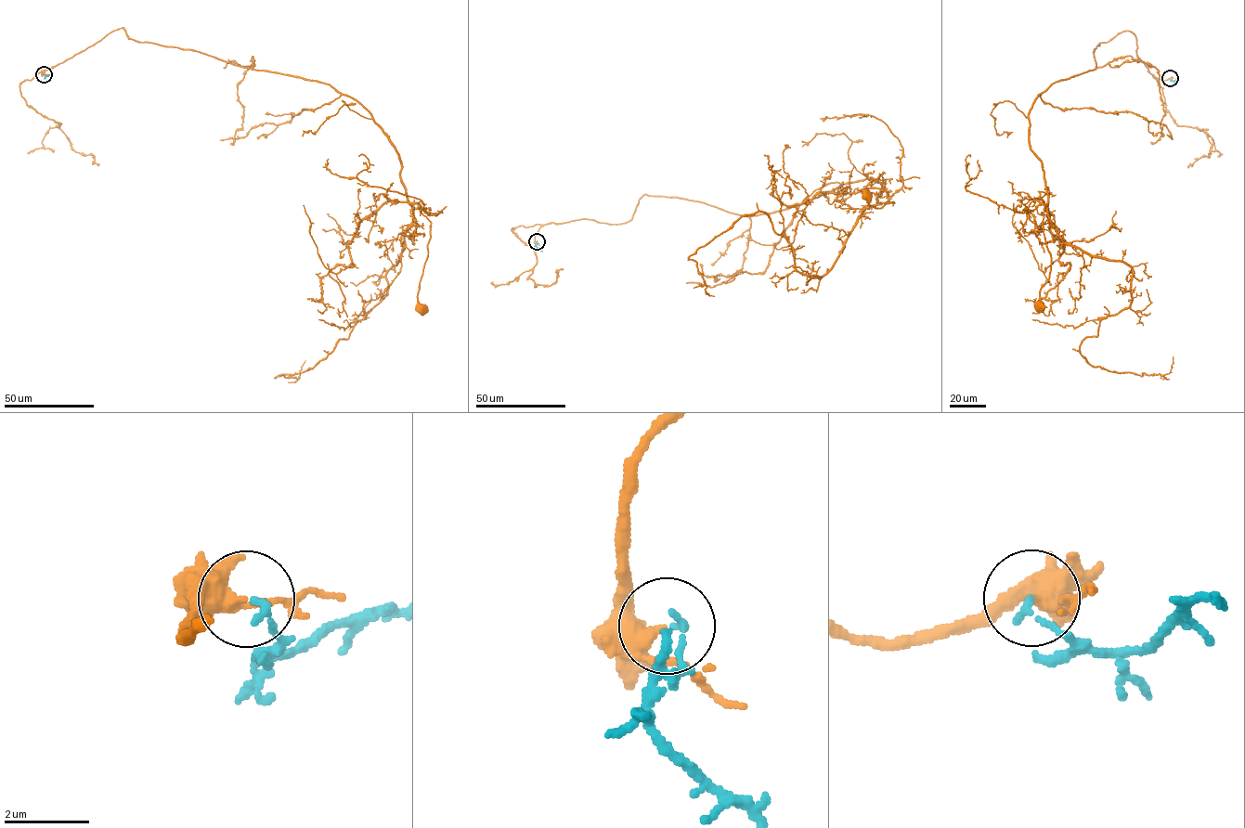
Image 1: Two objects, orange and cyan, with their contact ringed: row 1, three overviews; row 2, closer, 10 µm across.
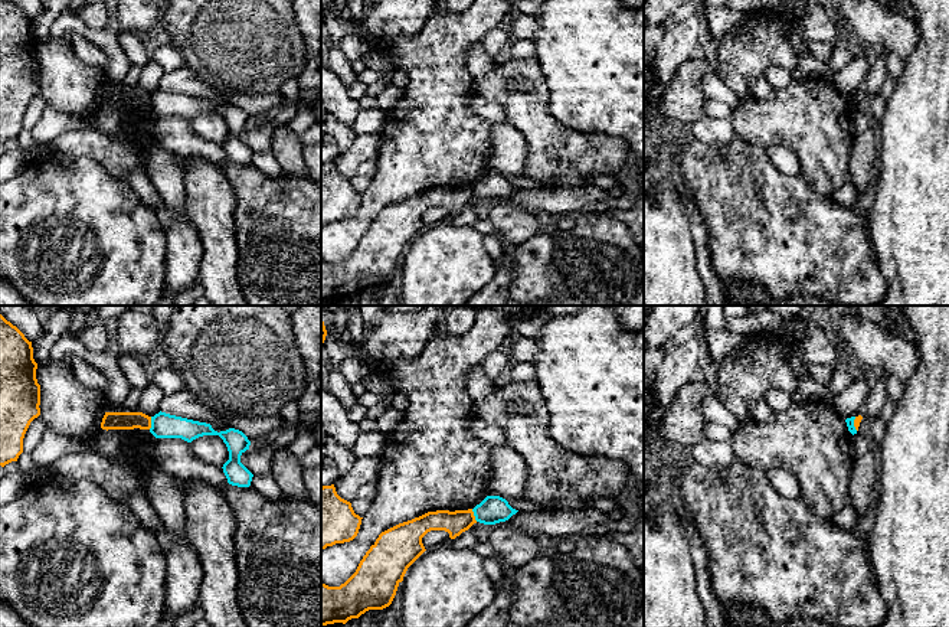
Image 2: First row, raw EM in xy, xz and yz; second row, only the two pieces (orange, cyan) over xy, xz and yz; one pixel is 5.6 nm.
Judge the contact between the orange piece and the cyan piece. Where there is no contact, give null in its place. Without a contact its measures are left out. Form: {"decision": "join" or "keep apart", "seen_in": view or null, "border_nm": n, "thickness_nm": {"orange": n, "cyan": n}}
{"decision": "keep apart", "seen_in": "xy", "border_nm": 70, "thickness_nm": {"orange": 100, "cyan": 140}}

